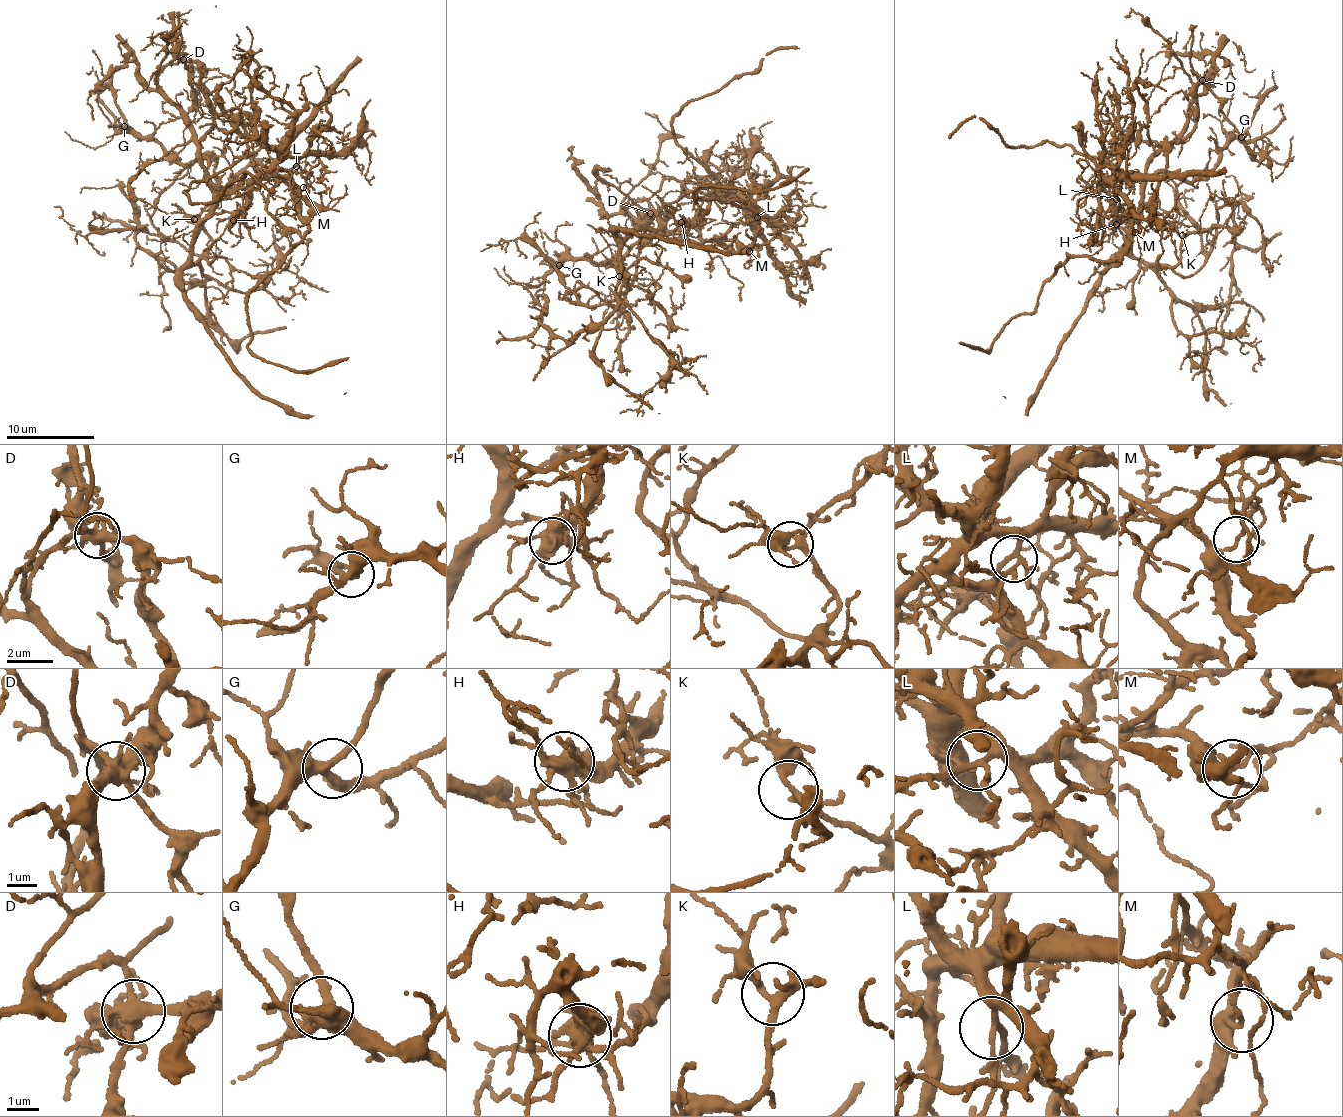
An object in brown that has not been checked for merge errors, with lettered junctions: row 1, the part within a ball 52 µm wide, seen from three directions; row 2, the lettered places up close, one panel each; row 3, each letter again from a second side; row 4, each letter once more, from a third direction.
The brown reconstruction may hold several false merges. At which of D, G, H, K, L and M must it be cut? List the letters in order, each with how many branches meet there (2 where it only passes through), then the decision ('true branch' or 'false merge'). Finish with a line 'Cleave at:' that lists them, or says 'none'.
D: 6 | false merge
G: 4 | true branch
H: 6 | false merge
K: 3 | true branch
L: 3 | true branch
M: 2 | false merge
Cleave at: D, H, M

